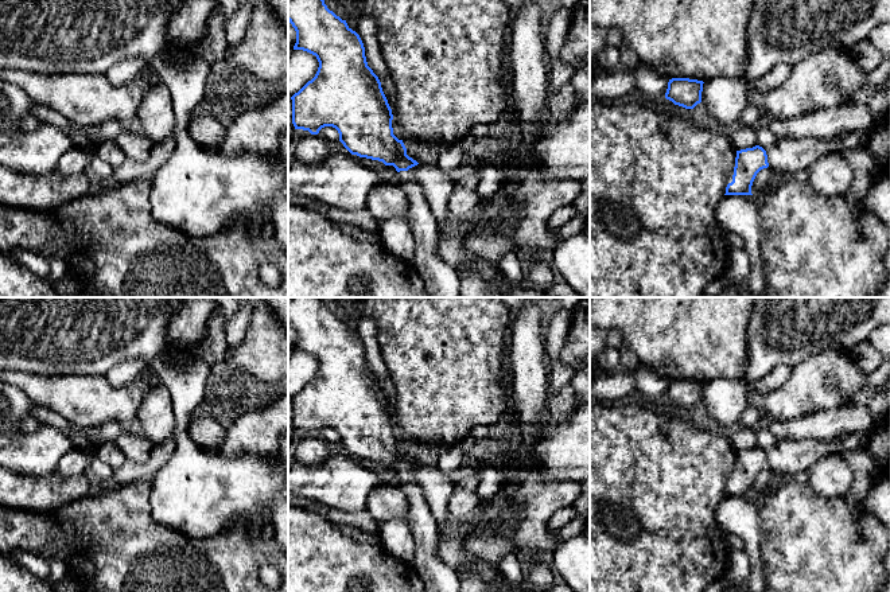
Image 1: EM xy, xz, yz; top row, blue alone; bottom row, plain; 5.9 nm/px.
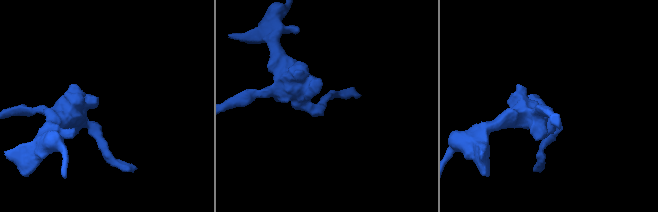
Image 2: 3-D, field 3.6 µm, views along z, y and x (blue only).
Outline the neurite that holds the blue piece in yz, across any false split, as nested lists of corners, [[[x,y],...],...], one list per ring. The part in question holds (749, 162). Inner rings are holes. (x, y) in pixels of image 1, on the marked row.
[[[872,128],[847,132],[843,139],[782,140],[769,149],[759,145],[737,151],[732,182],[727,184],[724,195],[753,195],[751,186],[757,174],[763,168],[784,170],[796,175],[808,170],[821,157],[851,149],[864,149]]]

